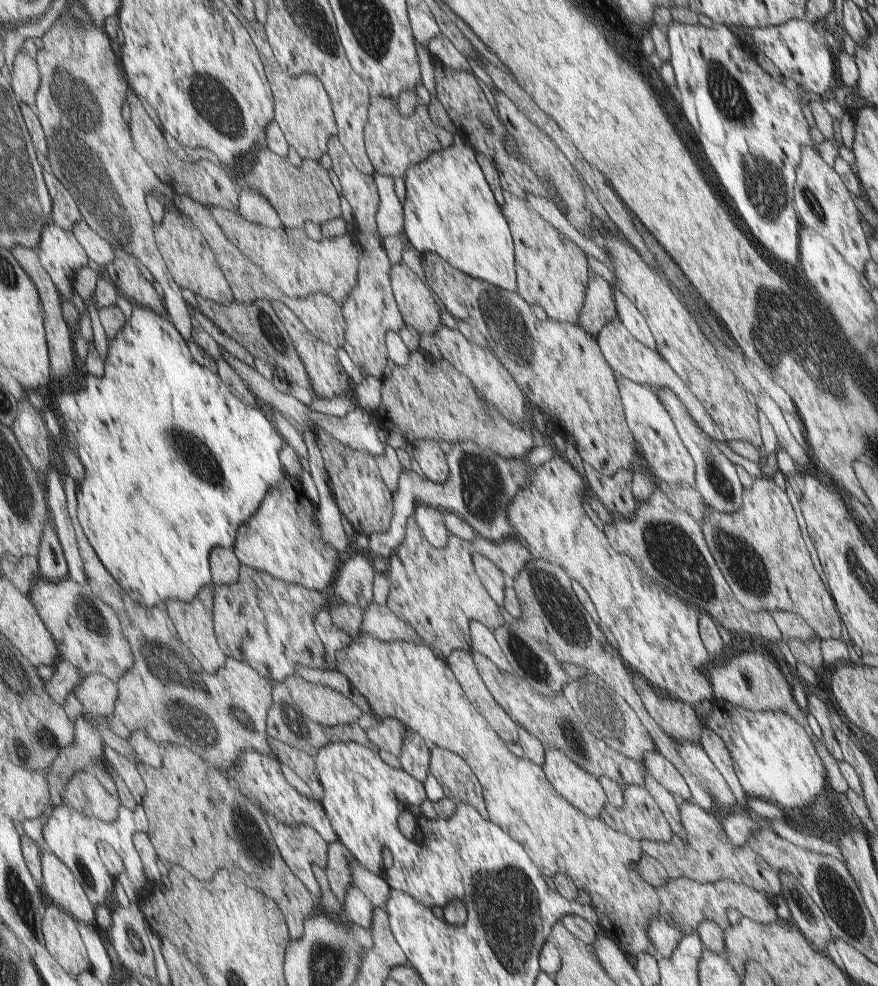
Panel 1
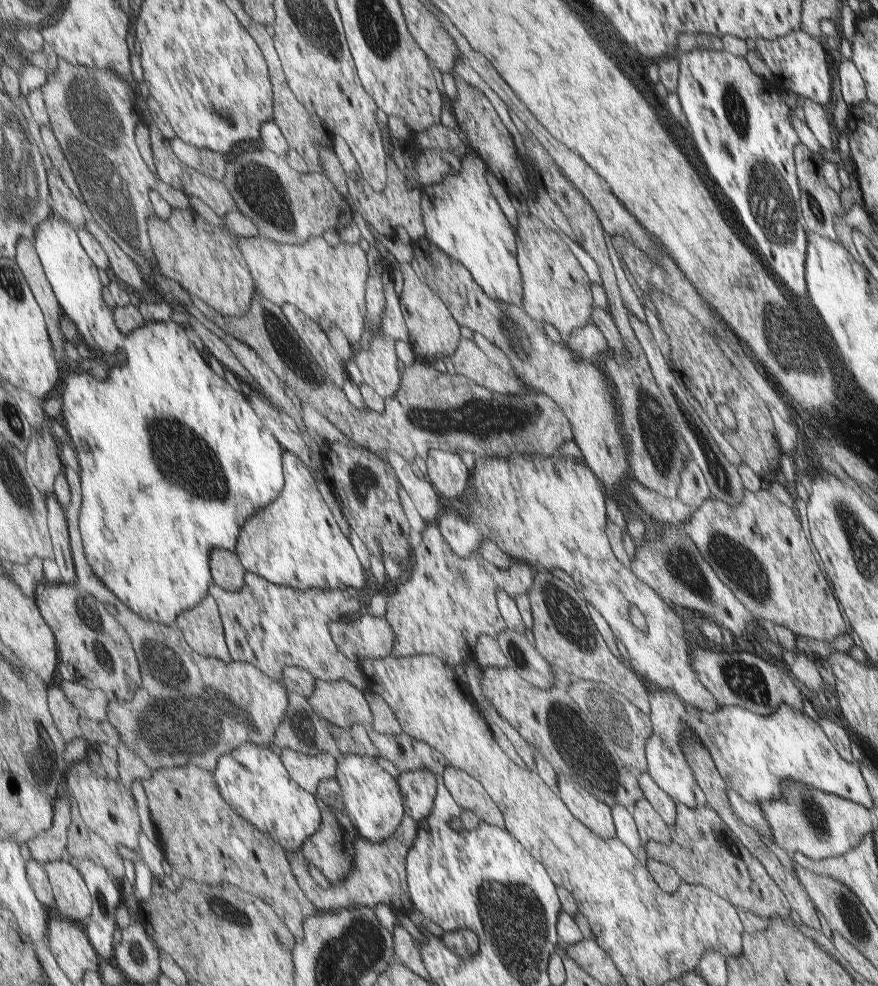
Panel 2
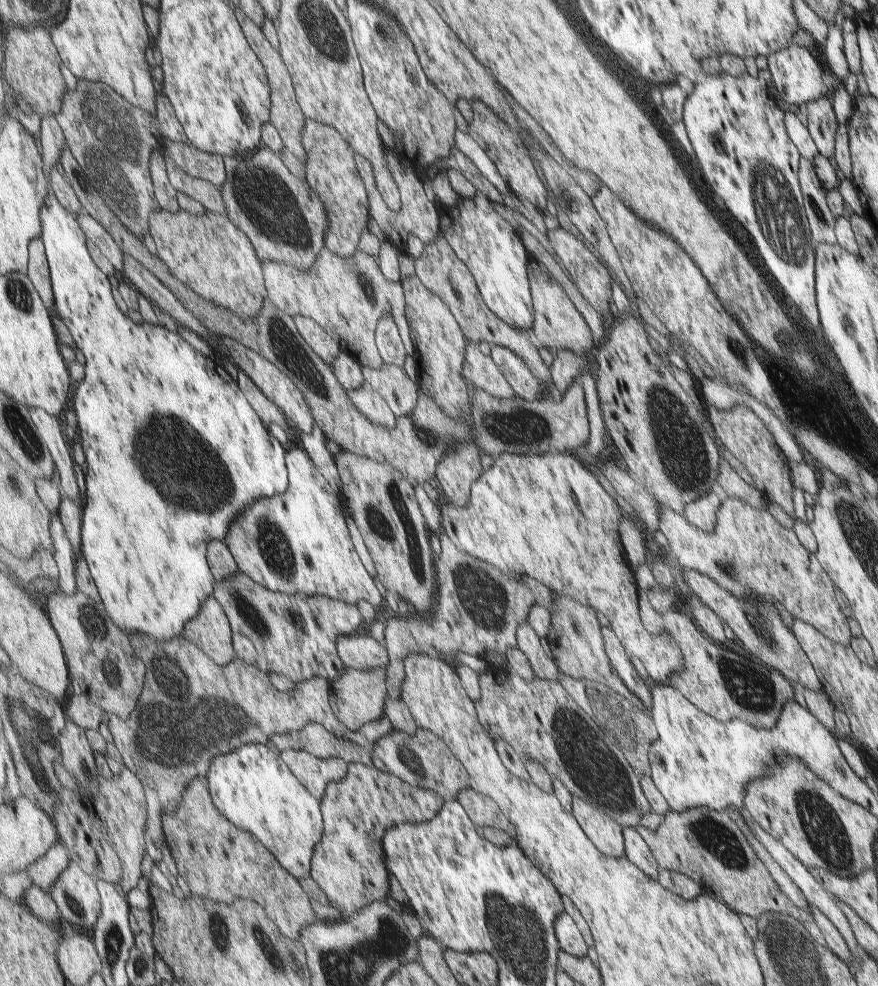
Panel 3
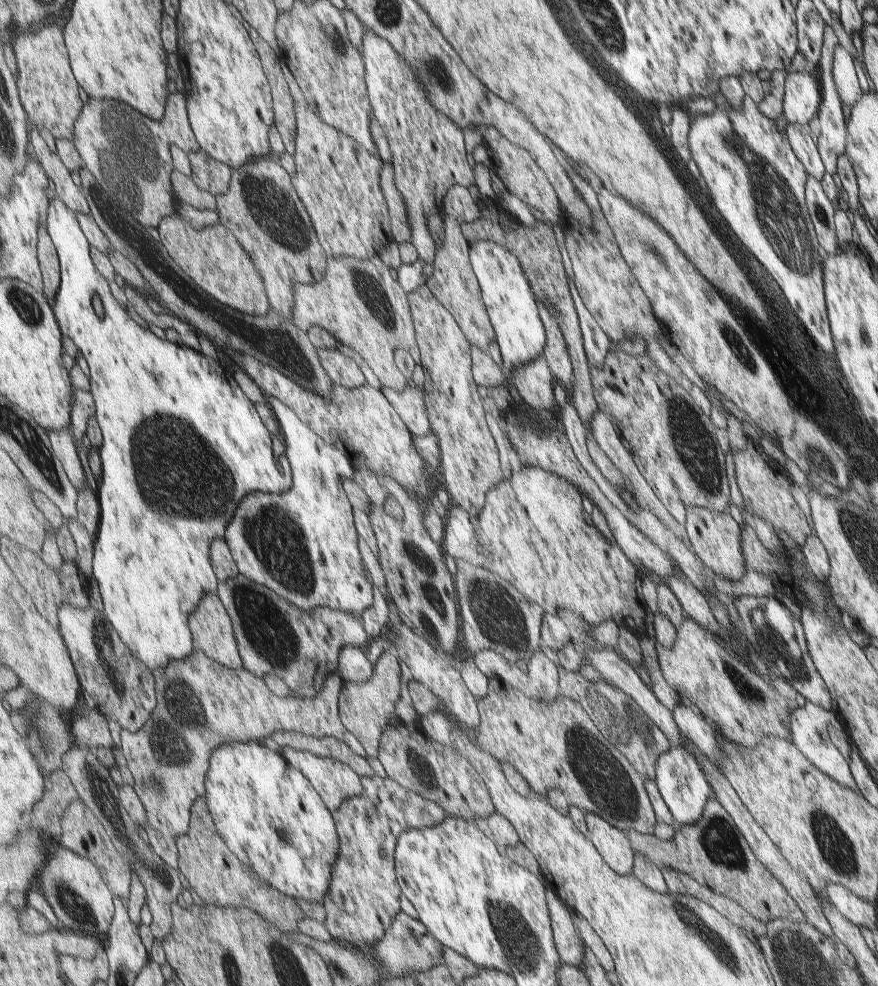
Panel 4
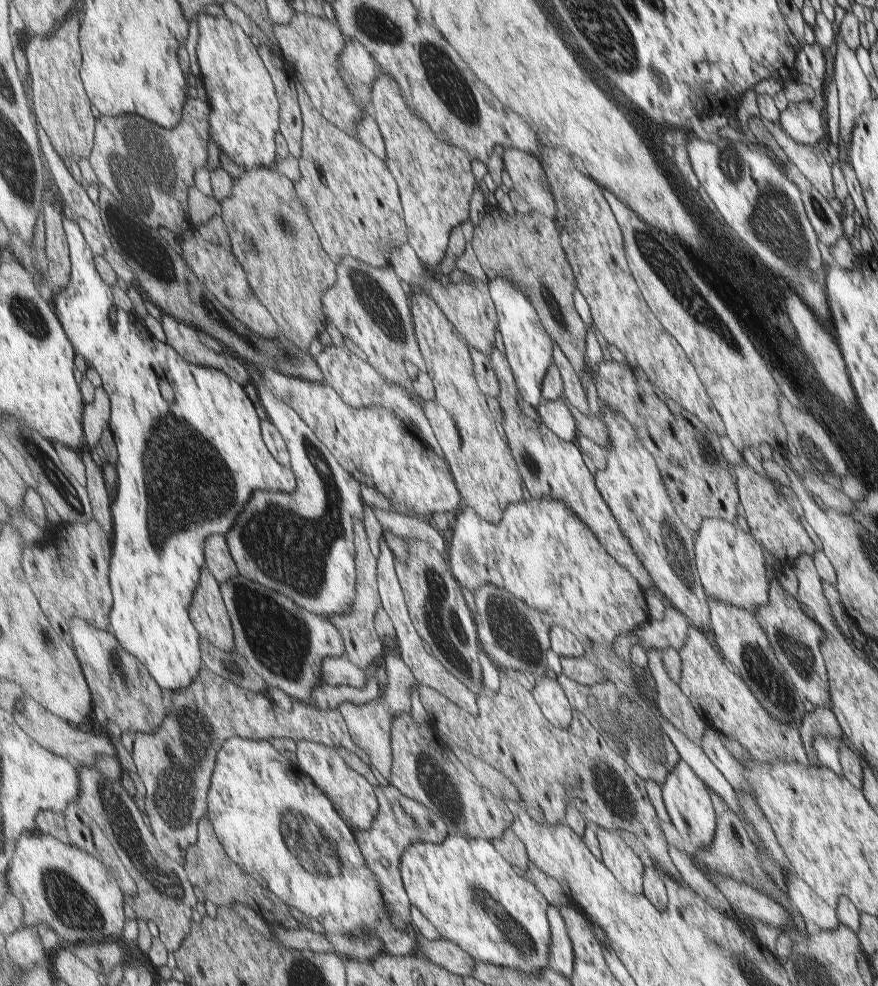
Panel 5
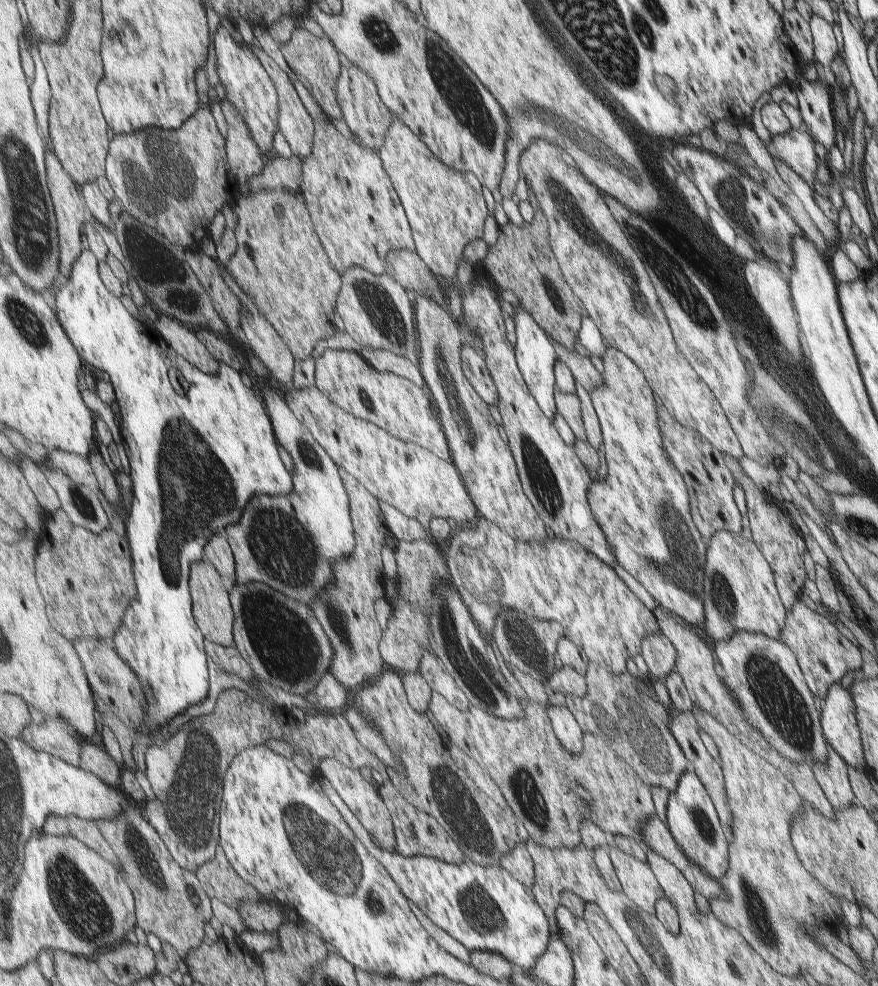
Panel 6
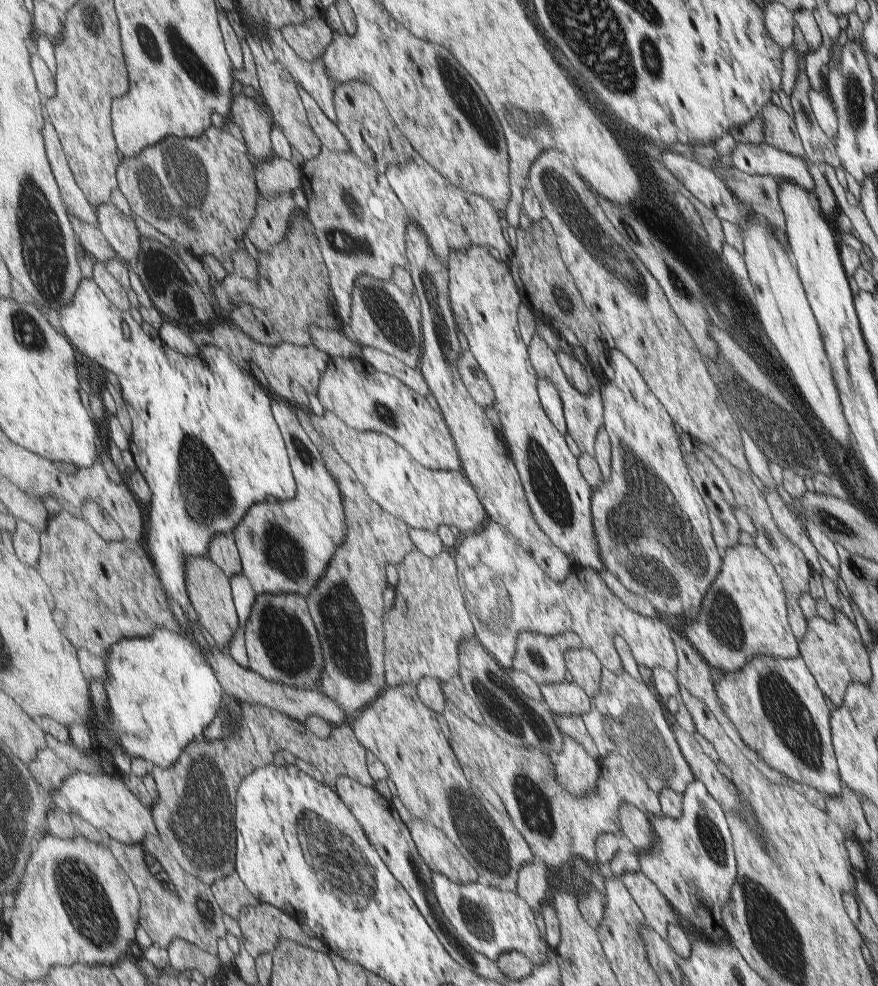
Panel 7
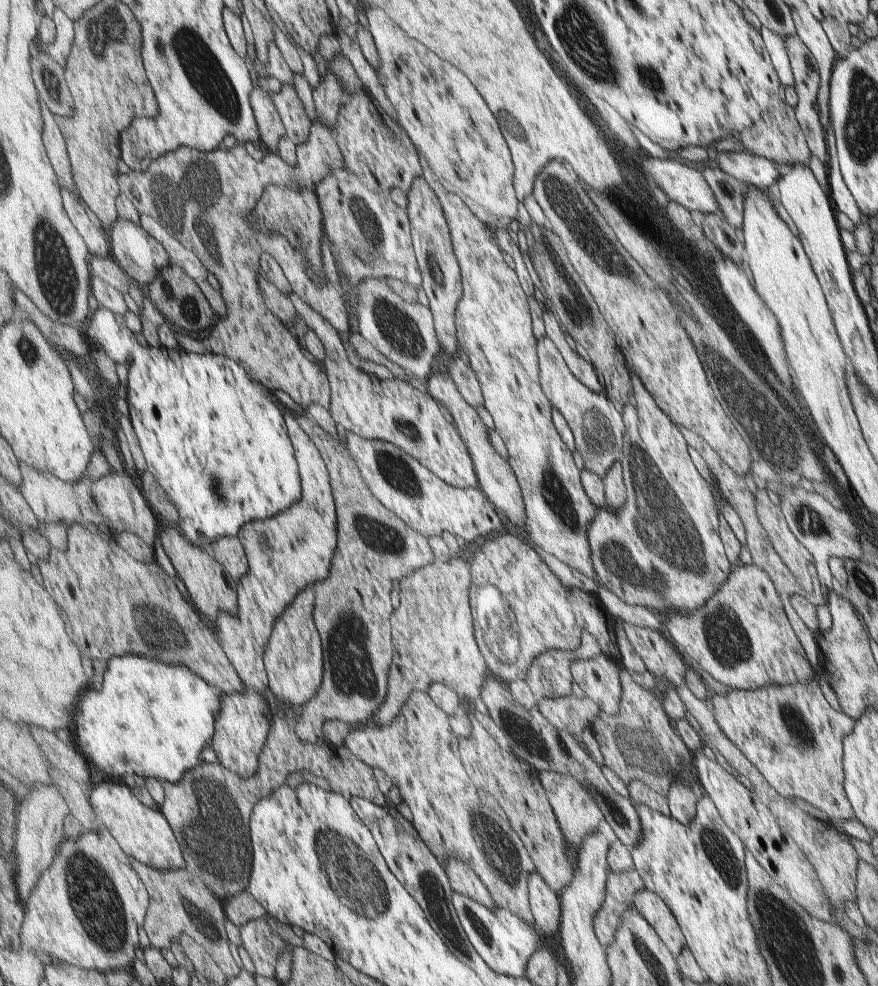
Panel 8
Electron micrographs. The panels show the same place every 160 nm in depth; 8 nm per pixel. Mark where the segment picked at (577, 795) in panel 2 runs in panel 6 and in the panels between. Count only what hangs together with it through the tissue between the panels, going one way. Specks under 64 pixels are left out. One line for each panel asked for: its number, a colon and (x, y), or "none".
3: (605, 834)
4: (612, 845)
5: (628, 870)
6: (638, 883)

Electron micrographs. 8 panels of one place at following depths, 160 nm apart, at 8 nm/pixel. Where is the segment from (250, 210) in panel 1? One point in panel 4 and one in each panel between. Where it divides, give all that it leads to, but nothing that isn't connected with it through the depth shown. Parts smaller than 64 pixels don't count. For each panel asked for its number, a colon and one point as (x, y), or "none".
2: (209, 263)
3: (211, 254)
4: (214, 257)

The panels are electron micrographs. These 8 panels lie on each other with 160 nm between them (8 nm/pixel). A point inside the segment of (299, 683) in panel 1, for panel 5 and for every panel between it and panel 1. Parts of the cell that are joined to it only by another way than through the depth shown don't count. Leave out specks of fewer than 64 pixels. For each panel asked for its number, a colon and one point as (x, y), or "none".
2: (342, 703)
3: (358, 697)
4: (366, 709)
5: (370, 724)

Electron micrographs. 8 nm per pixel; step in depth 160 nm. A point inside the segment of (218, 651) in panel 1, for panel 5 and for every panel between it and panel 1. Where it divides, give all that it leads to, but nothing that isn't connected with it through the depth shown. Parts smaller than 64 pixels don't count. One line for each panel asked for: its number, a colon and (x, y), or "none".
2: (203, 625)
3: (211, 630)
4: (212, 627)
5: (209, 612)

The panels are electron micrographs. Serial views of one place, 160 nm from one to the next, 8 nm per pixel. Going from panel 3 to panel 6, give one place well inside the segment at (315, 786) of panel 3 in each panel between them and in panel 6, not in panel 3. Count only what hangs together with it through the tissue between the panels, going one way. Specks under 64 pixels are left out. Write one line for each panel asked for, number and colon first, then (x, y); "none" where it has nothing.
4: (337, 782)
5: (359, 801)
6: (369, 807)

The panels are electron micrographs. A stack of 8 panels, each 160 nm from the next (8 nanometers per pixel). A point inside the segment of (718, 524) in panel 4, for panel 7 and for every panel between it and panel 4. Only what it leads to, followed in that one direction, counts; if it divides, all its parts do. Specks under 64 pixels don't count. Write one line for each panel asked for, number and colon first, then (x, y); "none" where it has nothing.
5: (732, 570)
6: (740, 594)
7: (743, 616)

